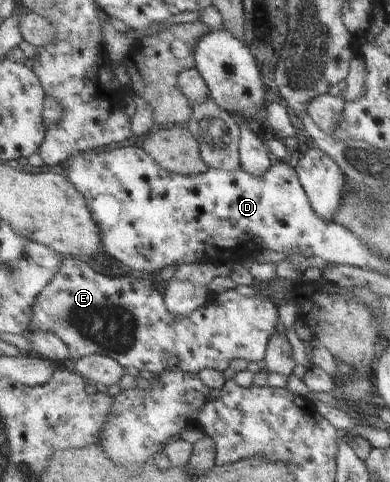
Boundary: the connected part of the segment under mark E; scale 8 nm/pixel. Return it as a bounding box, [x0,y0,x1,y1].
[29,257,279,375]

